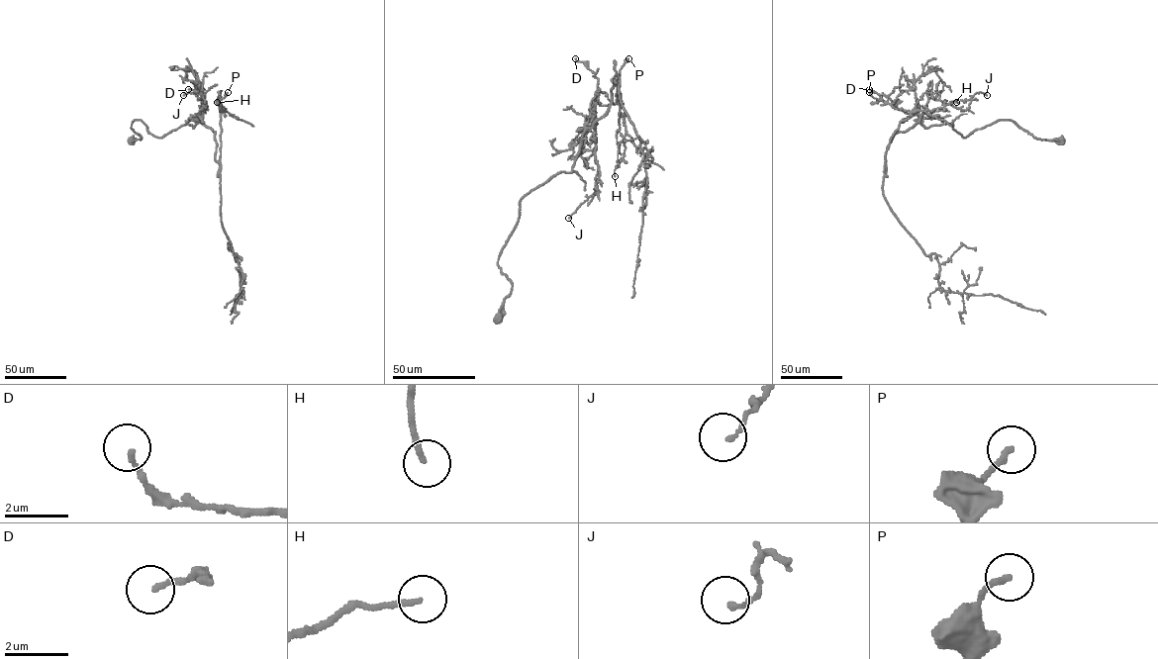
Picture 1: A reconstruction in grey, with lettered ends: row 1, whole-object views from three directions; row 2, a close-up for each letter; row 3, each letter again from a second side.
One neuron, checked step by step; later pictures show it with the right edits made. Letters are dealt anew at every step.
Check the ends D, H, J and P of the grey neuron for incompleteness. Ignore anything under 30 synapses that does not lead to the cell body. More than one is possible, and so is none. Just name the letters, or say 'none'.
none

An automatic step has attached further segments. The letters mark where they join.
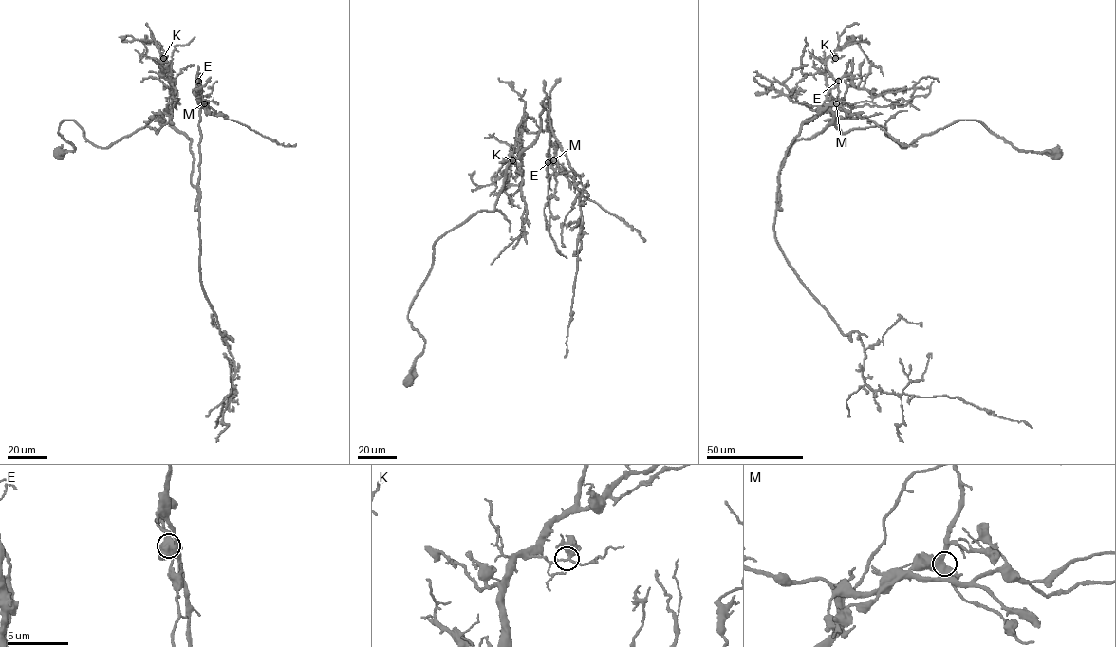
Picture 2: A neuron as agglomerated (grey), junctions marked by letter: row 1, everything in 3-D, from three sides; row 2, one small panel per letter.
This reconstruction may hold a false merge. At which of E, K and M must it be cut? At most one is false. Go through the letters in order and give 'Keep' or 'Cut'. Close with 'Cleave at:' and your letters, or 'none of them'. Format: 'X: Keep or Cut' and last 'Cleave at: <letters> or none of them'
E: Cut
K: Keep
M: Keep
Cleave at: E

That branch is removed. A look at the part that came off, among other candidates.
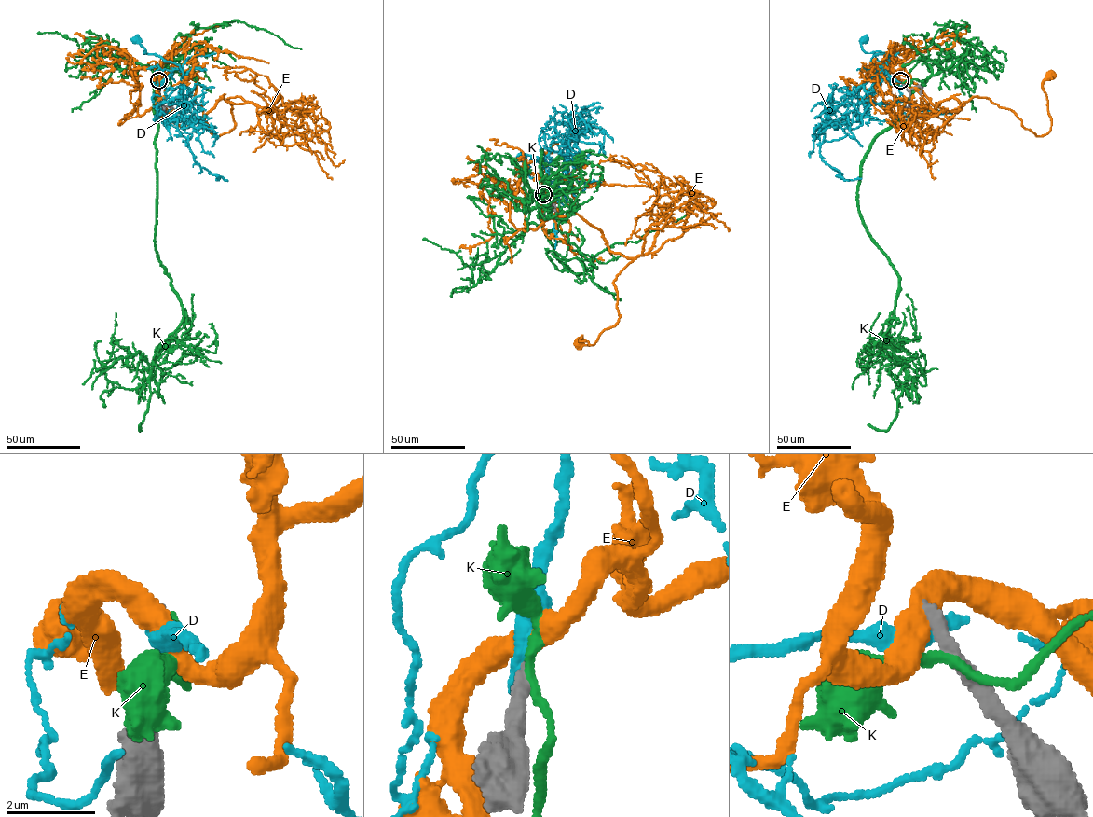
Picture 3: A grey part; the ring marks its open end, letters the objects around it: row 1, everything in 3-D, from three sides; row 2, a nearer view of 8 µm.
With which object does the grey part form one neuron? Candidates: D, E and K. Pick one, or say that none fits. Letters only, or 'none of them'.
none of them

